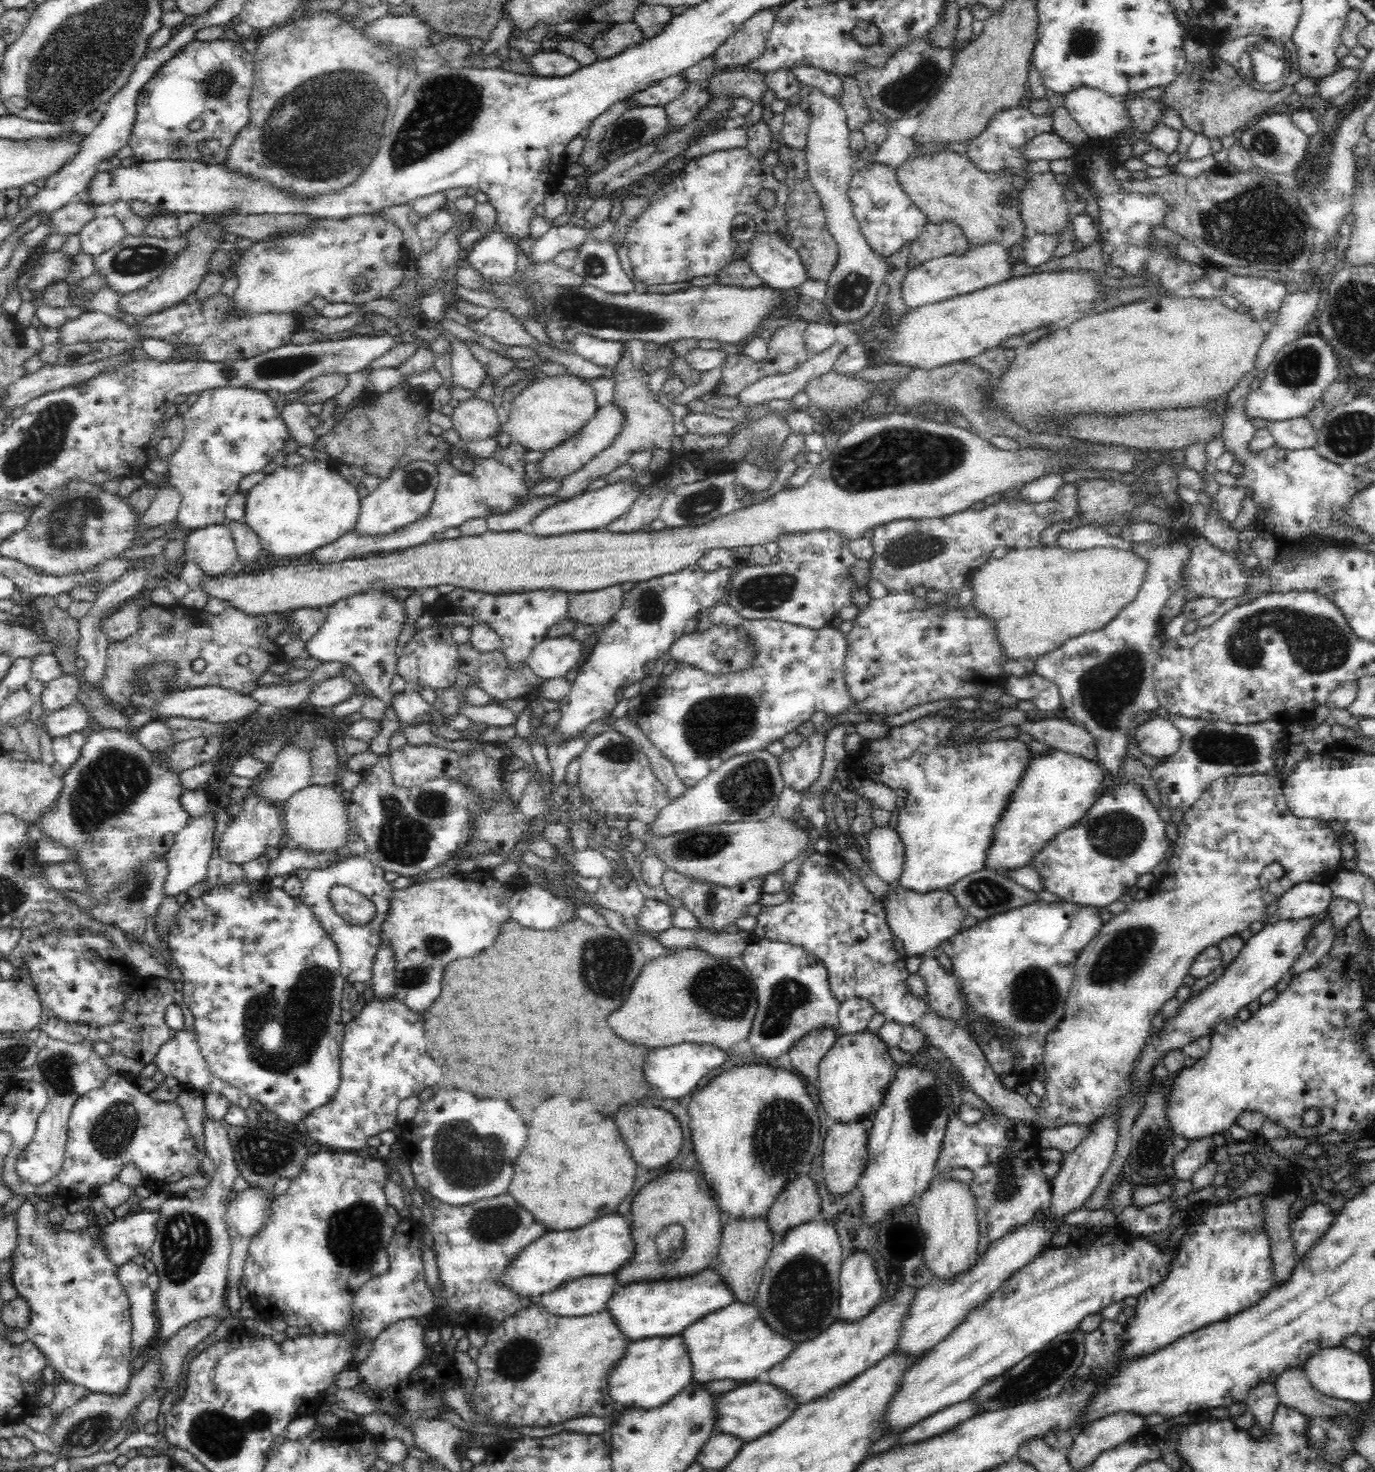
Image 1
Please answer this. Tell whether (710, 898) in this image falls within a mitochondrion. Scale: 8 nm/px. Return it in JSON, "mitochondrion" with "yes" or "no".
{"mitochondrion":"yes"}

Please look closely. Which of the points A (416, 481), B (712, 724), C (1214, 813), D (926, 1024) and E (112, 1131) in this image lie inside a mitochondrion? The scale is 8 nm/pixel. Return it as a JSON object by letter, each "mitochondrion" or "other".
{"A":"mitochondrion","B":"mitochondrion","C":"other","D":"other","E":"mitochondrion"}

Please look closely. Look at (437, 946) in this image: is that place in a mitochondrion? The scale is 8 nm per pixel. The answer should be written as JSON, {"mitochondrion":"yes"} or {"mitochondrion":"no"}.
{"mitochondrion":"yes"}

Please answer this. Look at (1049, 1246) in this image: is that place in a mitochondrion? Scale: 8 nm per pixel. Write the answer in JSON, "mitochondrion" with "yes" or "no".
{"mitochondrion":"no"}

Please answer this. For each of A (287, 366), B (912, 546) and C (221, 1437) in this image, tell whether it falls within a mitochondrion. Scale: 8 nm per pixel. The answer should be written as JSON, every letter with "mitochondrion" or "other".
{"A":"mitochondrion","B":"mitochondrion","C":"mitochondrion"}

